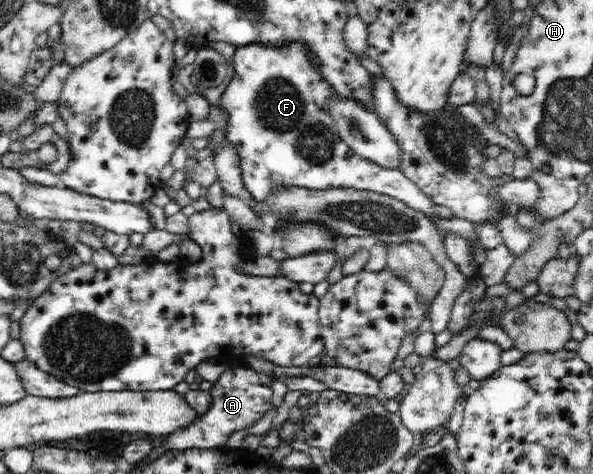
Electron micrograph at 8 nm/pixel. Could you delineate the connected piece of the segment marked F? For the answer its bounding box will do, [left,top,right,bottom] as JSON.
[216,42,487,267]

